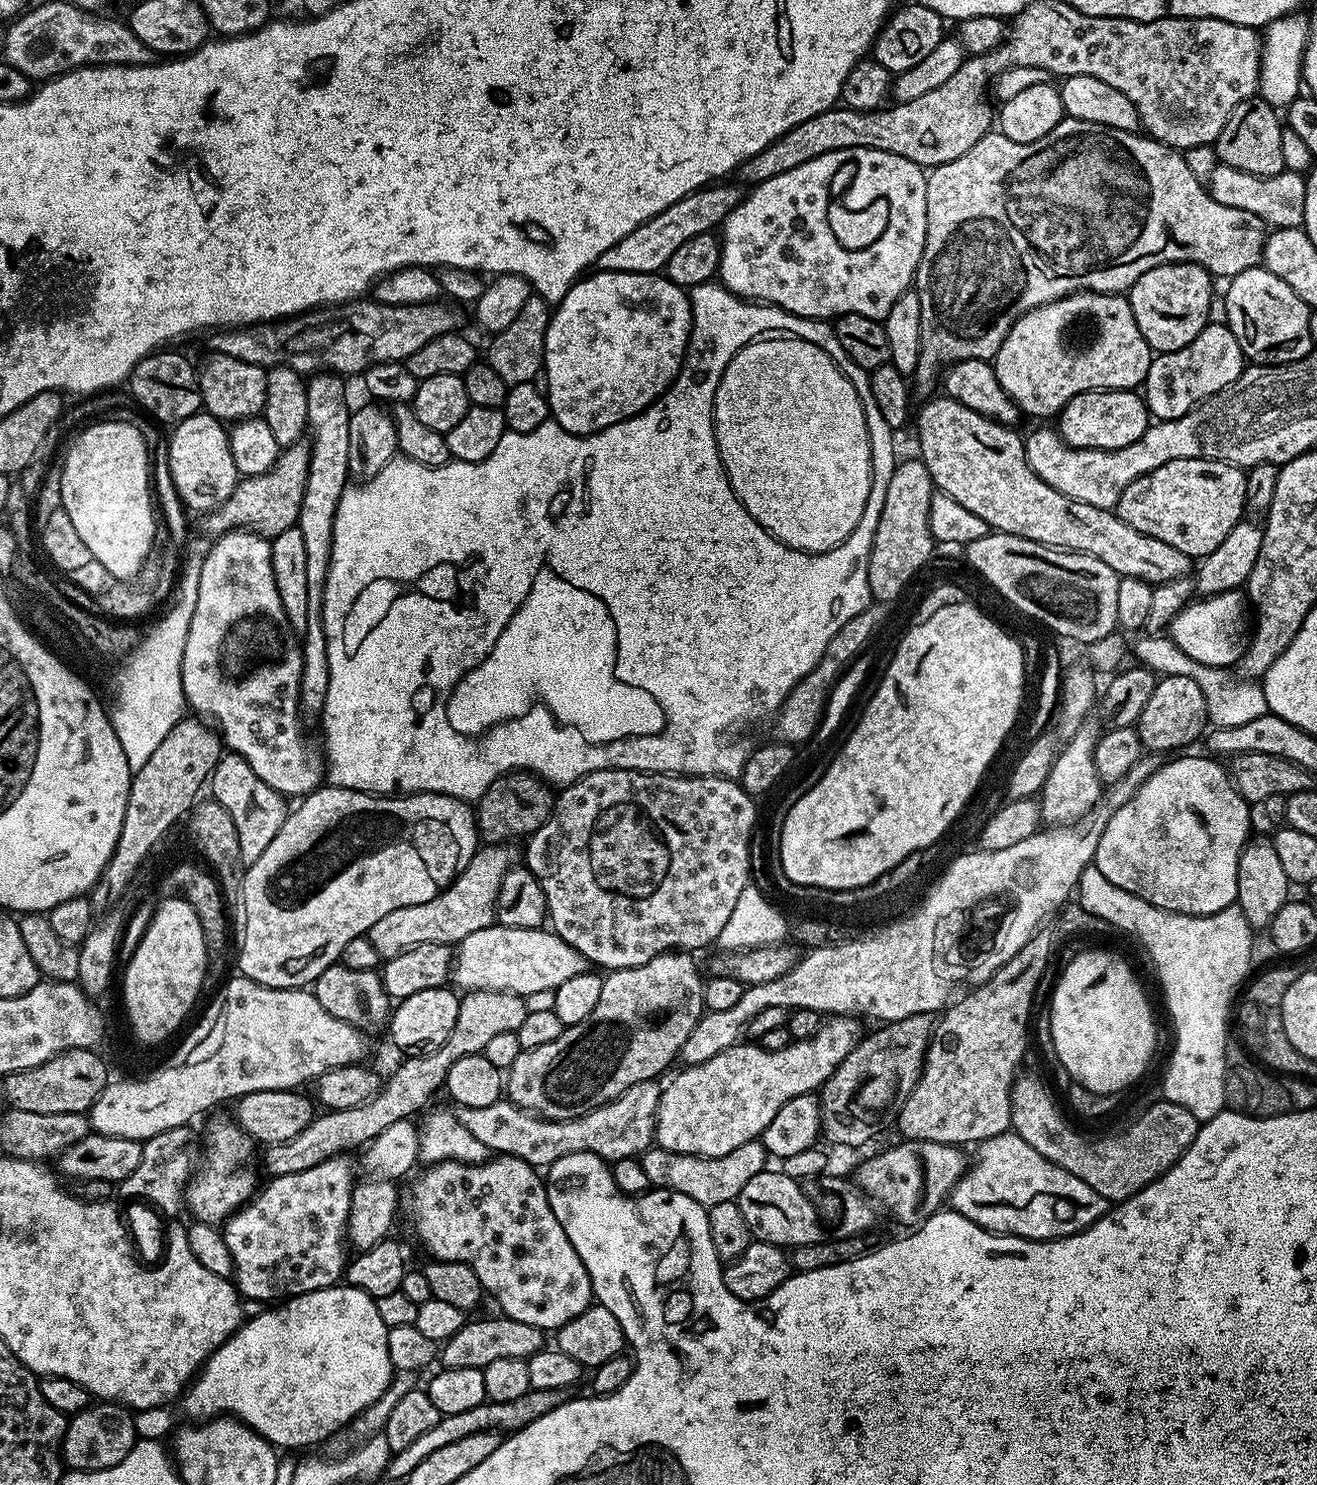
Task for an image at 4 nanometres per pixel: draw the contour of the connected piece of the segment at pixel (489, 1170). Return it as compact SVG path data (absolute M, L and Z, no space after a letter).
M497 1155L482 1164L443 1160L423 1170L421 1176L413 1175L407 1181L408 1189L400 1192L399 1211L431 1259L469 1264L474 1274L478 1274L485 1293L496 1299L500 1307L497 1309L511 1320L530 1322L530 1326L558 1329L593 1304L590 1274L586 1274L578 1250L570 1246L566 1230L562 1230L558 1218L554 1218L545 1181L531 1164L522 1162L522 1158Z

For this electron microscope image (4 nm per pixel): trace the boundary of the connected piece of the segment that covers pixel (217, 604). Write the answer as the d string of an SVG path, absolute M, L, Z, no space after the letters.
M247 530L225 532L211 543L212 549L203 553L200 561L198 602L194 606L194 618L190 618L186 650L182 654L184 699L197 717L214 725L229 753L250 762L250 770L266 786L285 798L303 798L321 787L326 776L326 757L300 729L301 641L286 618L286 610L282 610L278 586L274 586L271 543L257 532Z

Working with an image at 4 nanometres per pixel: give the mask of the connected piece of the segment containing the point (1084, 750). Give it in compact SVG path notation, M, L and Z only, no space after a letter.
M1089 718L1078 726L1068 744L1059 749L1050 774L1038 793L1041 817L1048 822L1078 822L1086 813L1097 807L1102 800L1102 781L1096 769L1096 743L1102 735L1102 728L1095 719Z

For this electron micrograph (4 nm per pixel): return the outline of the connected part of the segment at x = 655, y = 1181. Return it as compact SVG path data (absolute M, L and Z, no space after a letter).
M755 1139L742 1142L742 1146L721 1156L691 1156L653 1146L644 1151L639 1161L642 1170L646 1170L646 1178L652 1188L669 1188L678 1194L686 1194L686 1198L694 1198L694 1202L710 1209L718 1206L718 1202L730 1202L739 1198L742 1186L746 1186L754 1174L769 1167L770 1157L764 1145Z

